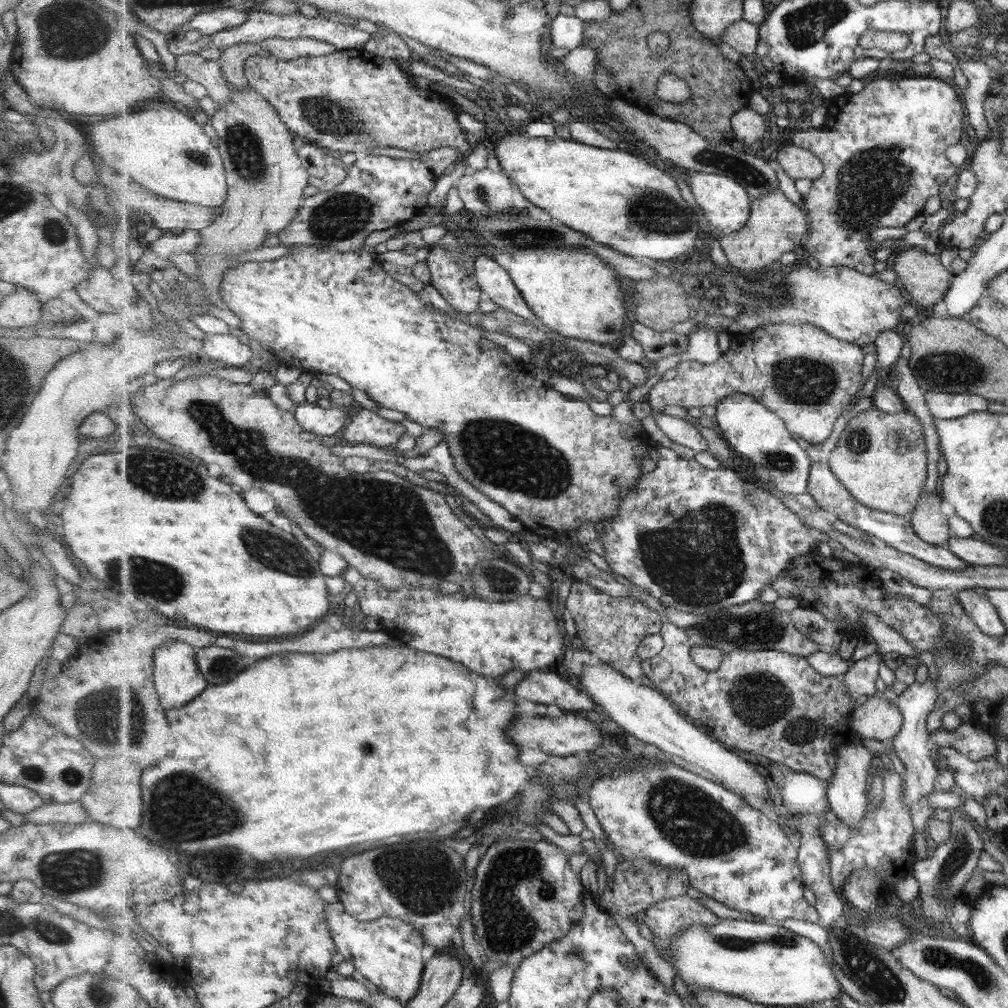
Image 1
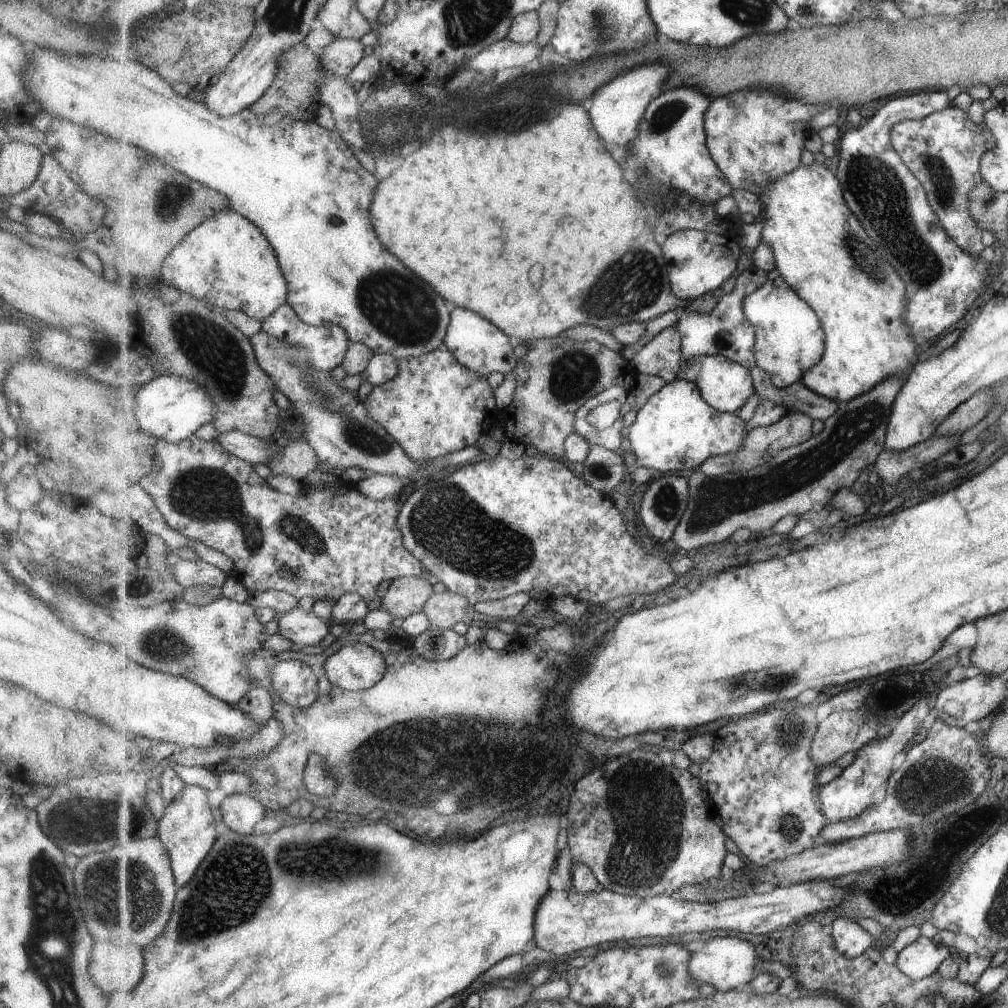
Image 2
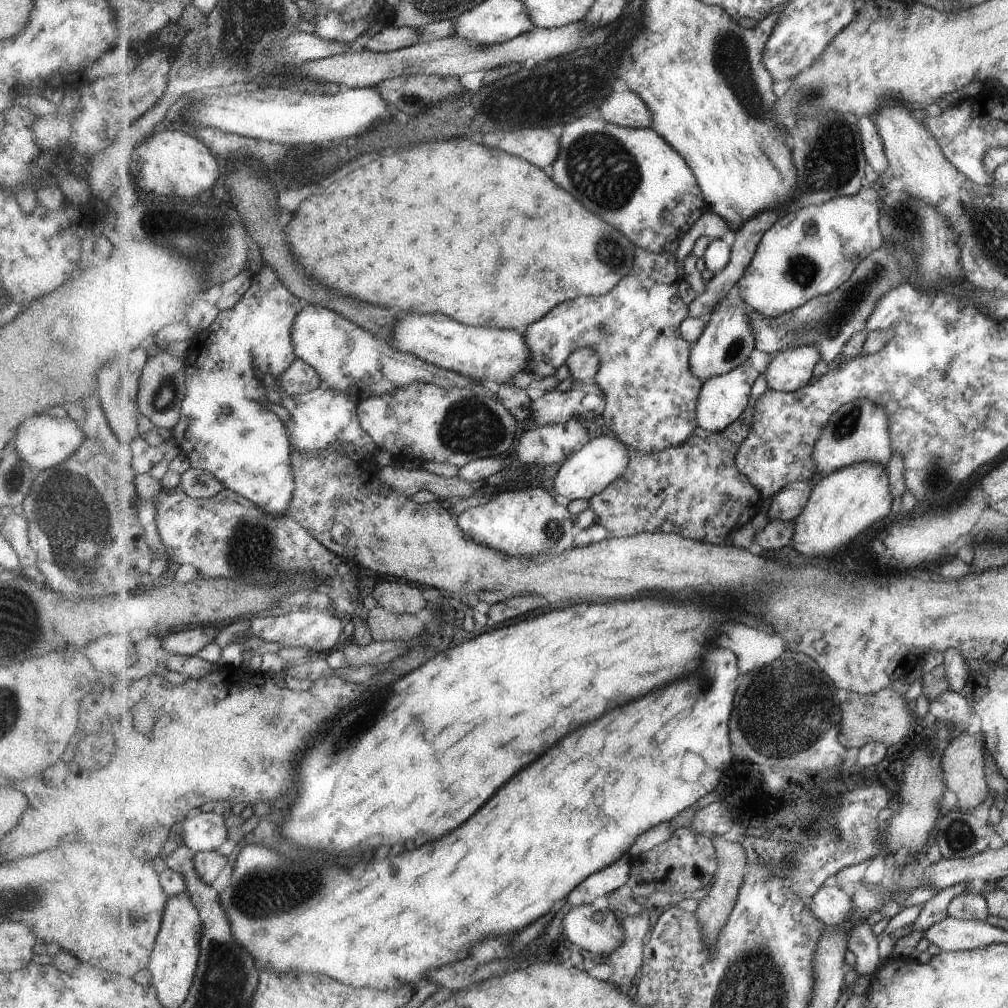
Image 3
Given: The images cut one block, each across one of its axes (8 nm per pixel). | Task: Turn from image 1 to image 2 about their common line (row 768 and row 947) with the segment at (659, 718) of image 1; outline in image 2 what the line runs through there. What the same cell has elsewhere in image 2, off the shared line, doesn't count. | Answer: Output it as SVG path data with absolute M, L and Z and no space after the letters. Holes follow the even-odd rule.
M714 937L707 940L701 950L692 952L690 973L701 983L711 984L717 991L733 991L744 984L751 984L757 976L757 964L762 960L752 942L737 937Z

